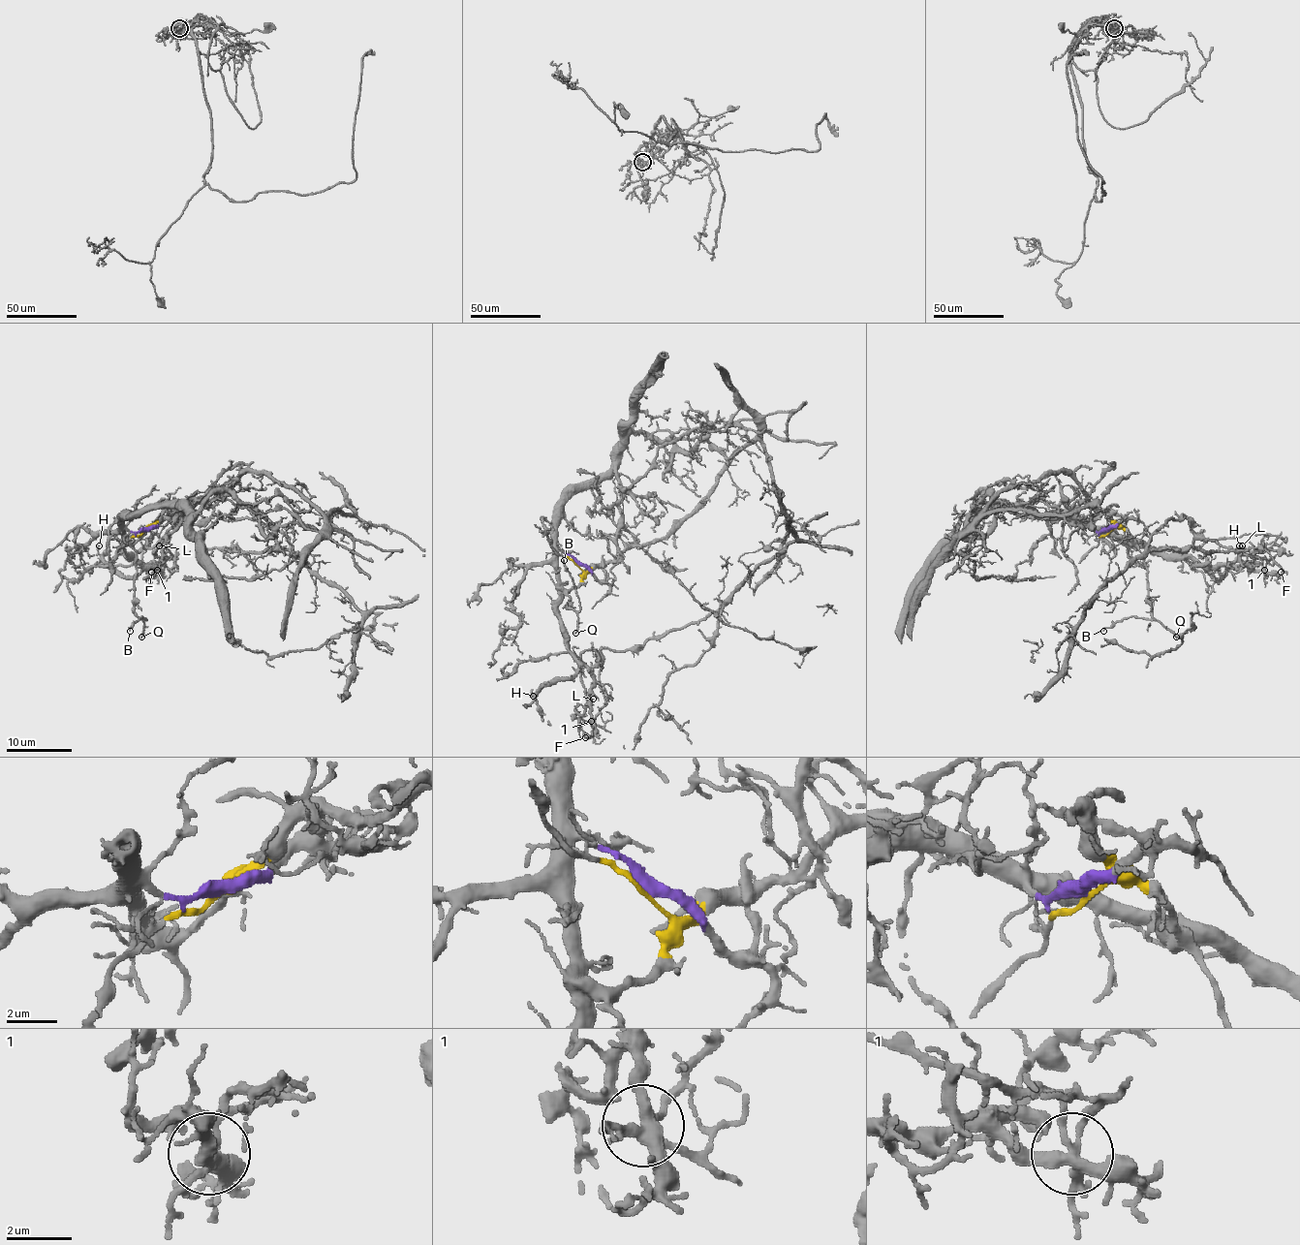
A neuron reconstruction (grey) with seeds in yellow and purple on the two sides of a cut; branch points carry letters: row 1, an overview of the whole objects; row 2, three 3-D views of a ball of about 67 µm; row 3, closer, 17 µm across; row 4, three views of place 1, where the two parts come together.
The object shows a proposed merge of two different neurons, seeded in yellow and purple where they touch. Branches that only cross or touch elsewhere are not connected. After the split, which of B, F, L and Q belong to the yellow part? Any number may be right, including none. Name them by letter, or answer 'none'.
B, Q

